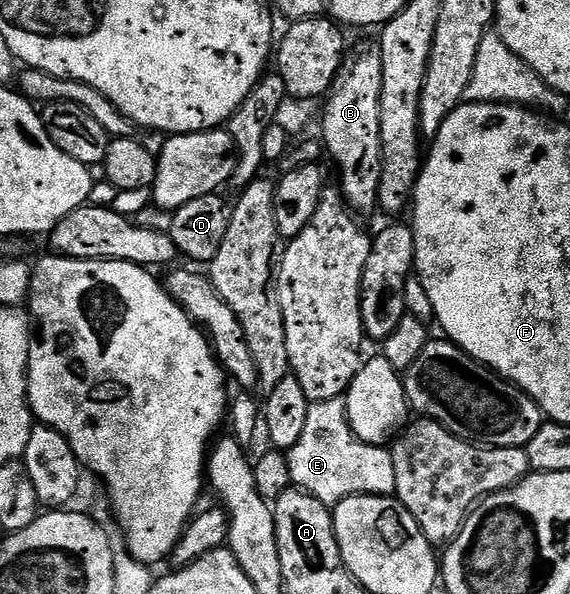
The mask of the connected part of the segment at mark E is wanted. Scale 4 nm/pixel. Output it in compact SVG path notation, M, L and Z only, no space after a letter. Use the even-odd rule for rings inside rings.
M345 398L333 399L332 401L320 401L319 403L311 403L308 409L308 422L304 424L304 433L300 433L300 441L296 441L296 445L290 448L290 481L291 484L299 491L306 491L312 497L316 497L325 505L331 509L338 506L340 501L344 501L348 497L353 495L385 495L387 497L394 495L396 489L396 473L392 466L392 457L389 450L385 446L378 446L376 444L366 444L364 440L360 440L354 434L353 429L349 425L349 417L346 416L346 401Z

